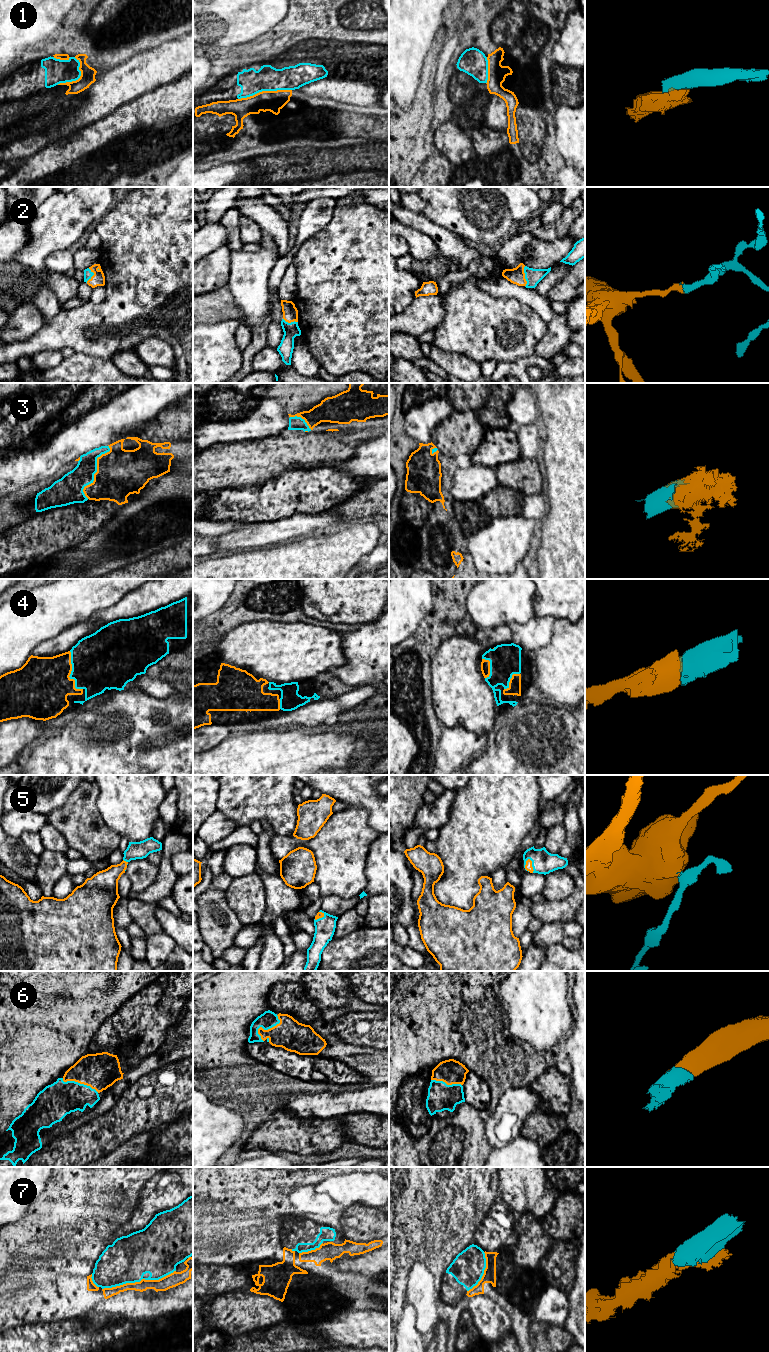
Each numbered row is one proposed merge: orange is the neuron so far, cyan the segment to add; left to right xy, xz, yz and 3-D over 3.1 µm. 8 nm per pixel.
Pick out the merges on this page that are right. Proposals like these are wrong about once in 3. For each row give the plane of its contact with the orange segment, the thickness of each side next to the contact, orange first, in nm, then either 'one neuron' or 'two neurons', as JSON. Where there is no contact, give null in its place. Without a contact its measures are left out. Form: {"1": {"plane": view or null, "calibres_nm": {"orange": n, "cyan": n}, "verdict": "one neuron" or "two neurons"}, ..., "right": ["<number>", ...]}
{"1": {"plane": "xz", "calibres_nm": {"orange": 170, "cyan": 200}, "verdict": "two neurons"}, "2": {"plane": "yz", "calibres_nm": {"orange": 130, "cyan": 130}, "verdict": "one neuron"}, "3": {"plane": "xy", "calibres_nm": {"orange": 380, "cyan": 200}, "verdict": "one neuron"}, "4": {"plane": "xy", "calibres_nm": {"orange": 440, "cyan": 440}, "verdict": "one neuron"}, "5": {"plane": "yz", "calibres_nm": {"orange": 60, "cyan": 190}, "verdict": "one neuron"}, "6": {"plane": "xz", "calibres_nm": {"orange": 240, "cyan": 140}, "verdict": "one neuron"}, "7": {"plane": "xy", "calibres_nm": {"orange": 110, "cyan": 360}, "verdict": "two neurons"}, "right": ["2", "3", "4", "5", "6"]}

